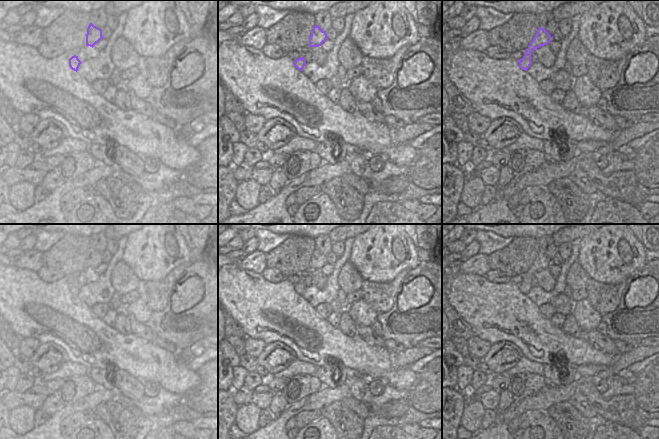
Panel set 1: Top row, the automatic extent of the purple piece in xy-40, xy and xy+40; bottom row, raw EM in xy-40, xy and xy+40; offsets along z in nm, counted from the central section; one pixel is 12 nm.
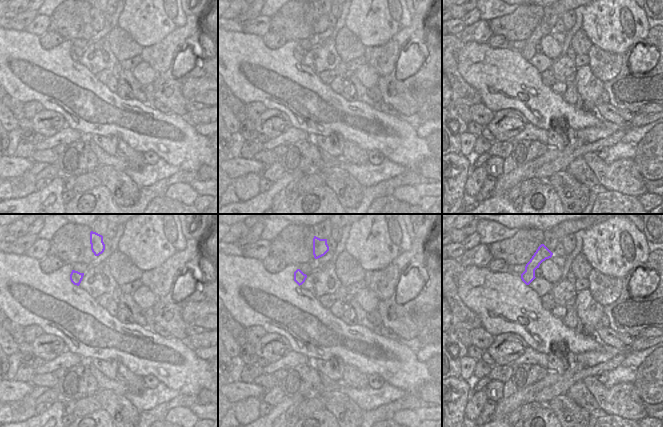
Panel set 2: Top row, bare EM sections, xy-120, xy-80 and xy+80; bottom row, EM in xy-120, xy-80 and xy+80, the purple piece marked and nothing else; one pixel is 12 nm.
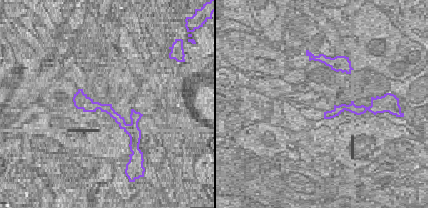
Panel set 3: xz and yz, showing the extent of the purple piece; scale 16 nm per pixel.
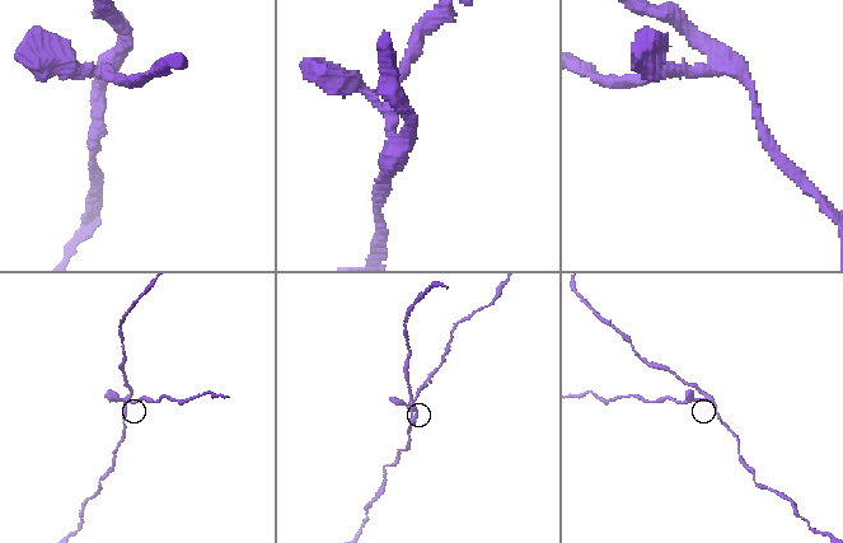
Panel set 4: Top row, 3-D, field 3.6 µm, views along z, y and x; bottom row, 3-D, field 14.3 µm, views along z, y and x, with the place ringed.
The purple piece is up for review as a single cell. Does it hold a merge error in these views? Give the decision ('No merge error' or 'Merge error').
Merge error

